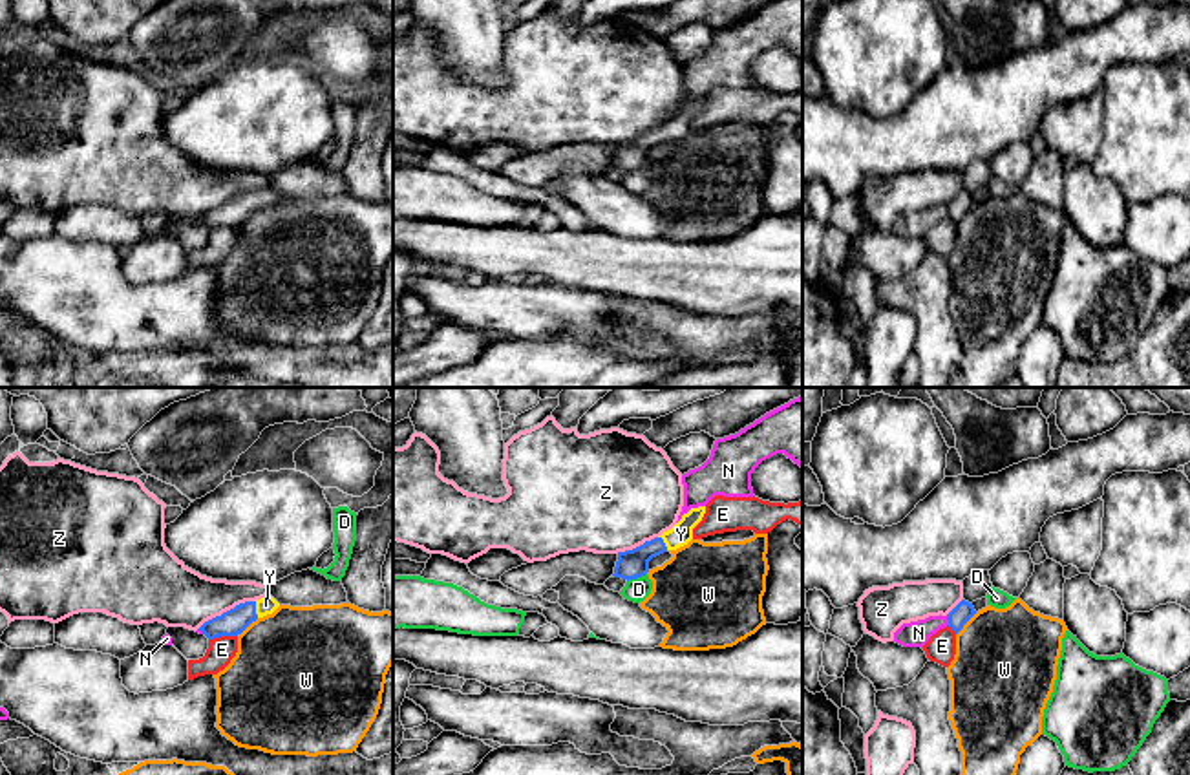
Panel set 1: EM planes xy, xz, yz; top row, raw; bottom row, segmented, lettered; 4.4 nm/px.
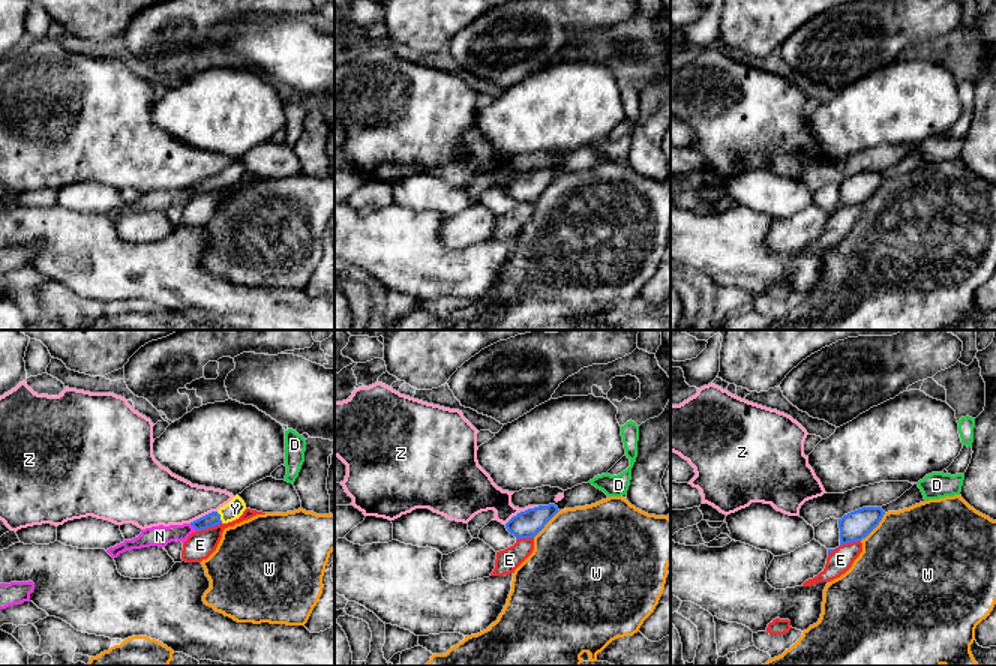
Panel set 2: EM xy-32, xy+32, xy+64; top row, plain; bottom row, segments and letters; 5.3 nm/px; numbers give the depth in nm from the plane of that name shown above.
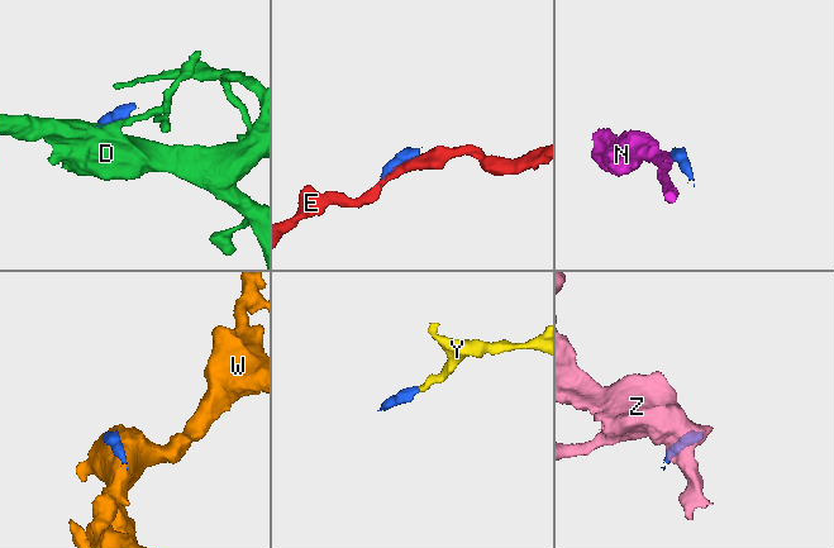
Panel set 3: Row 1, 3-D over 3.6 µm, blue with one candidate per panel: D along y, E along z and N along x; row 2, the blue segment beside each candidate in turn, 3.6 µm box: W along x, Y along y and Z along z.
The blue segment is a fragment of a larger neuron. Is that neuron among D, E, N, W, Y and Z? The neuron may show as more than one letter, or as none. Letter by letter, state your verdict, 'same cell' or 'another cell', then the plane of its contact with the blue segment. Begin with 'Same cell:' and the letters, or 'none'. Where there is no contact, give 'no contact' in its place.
Same cell: Y
D: another cell; meets blue in xz
E: another cell; meets blue in xy
N: another cell; meets blue in yz
W: another cell; meets blue in yz
Y: same cell; meets blue in xy
Z: another cell; meets blue in xy

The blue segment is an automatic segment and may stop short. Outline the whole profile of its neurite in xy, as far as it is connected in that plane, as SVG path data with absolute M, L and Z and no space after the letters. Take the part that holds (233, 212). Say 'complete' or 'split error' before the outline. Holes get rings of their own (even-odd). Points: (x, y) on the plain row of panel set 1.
split error | M265 186L256 192L245 192L236 196L234 199L205 212L197 221L201 221L208 230L219 227L238 227L241 225L252 212L272 205L280 194L272 186Z

